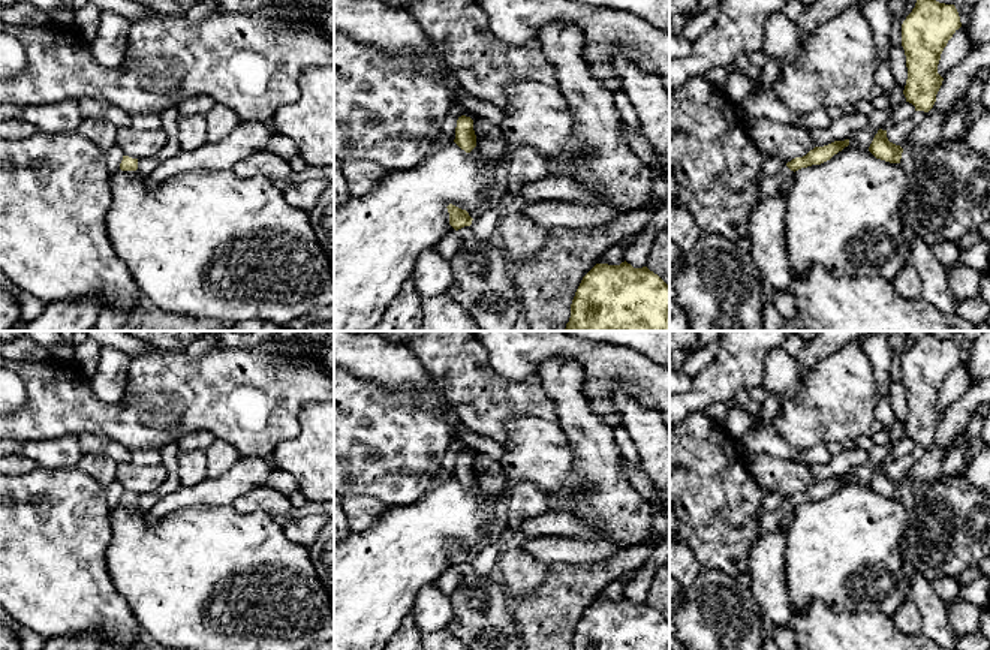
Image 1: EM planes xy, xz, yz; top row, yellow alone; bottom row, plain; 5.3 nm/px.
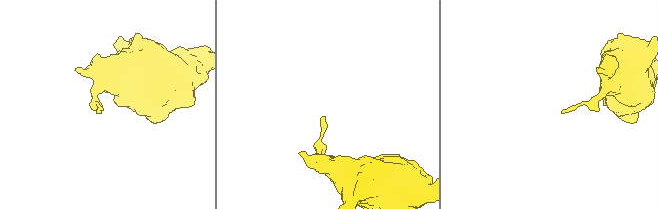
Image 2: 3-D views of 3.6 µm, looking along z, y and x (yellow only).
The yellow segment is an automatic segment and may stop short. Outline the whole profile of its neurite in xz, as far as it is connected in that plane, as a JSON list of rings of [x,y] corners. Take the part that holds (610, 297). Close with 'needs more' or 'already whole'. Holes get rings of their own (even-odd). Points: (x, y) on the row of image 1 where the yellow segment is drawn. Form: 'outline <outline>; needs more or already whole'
outline [[[596,264],[575,292],[565,331],[669,331],[669,286],[647,267]]]; already whole

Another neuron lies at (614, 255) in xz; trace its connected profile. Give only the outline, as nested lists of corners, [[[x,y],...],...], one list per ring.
[[[622,243],[611,246],[596,264],[620,265],[625,262]]]

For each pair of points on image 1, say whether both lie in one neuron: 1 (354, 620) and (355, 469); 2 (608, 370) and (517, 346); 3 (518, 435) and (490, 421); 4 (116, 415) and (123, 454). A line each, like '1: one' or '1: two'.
1: two
2: one
3: two
4: two

